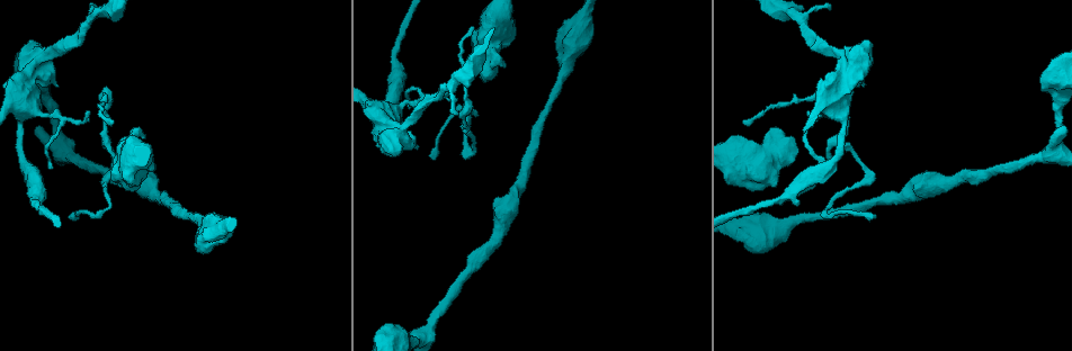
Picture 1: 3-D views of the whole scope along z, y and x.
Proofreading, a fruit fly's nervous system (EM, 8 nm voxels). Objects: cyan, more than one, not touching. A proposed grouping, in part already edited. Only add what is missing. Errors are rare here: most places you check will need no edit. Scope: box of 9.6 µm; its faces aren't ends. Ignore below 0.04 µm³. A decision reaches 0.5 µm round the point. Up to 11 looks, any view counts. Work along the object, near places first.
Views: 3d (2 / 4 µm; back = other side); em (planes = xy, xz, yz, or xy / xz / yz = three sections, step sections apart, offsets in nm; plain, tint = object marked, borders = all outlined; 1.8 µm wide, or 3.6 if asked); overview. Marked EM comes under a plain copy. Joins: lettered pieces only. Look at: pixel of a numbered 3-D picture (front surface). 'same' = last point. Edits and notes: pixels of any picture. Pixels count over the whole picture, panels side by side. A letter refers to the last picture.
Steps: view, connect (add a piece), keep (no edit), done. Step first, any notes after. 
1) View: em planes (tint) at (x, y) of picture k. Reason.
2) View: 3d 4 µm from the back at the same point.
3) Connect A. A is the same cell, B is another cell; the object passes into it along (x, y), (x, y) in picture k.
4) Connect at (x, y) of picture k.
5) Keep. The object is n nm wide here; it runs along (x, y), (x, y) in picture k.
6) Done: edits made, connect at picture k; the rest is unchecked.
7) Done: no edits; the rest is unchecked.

View: em planes (borders) at (466, 122) of picture 1. Narrows sharply.

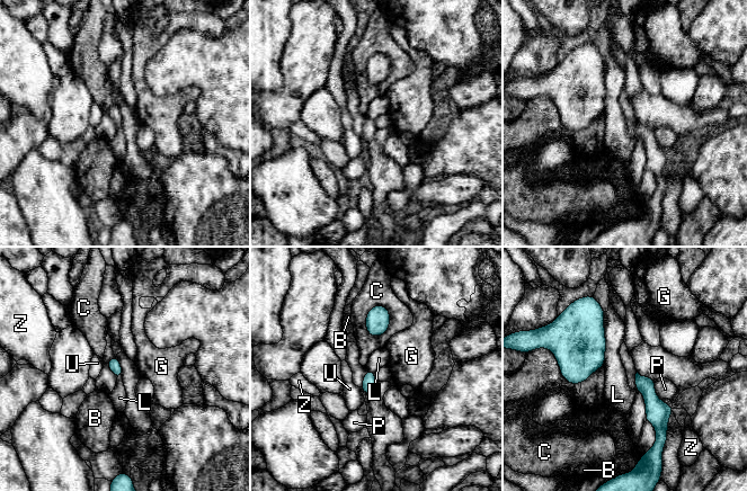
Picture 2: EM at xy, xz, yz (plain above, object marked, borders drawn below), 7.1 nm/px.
Keep. B, C, G, L, P, U and Z are other cells; a border runs along (605, 312), (605, 362), (603, 365) in picture 2; no lettered piece goes on from it.

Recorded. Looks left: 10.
View: em xz step 8 (borders) at (48, 167) of picture 1.

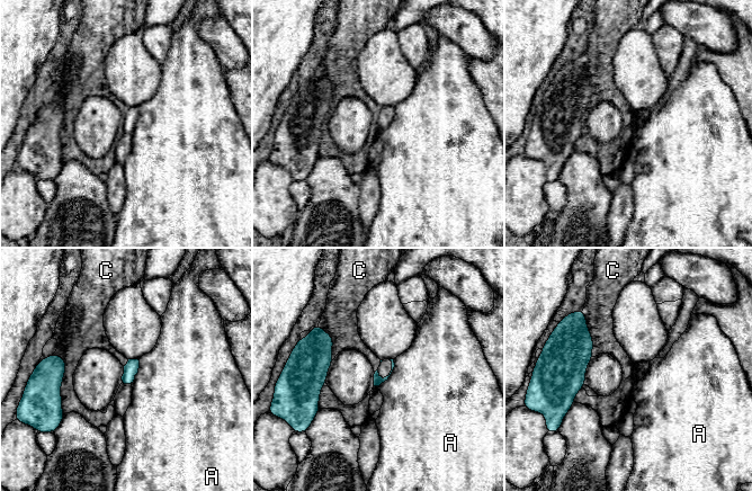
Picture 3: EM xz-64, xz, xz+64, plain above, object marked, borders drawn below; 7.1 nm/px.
View: em planes (borders) at the same point.

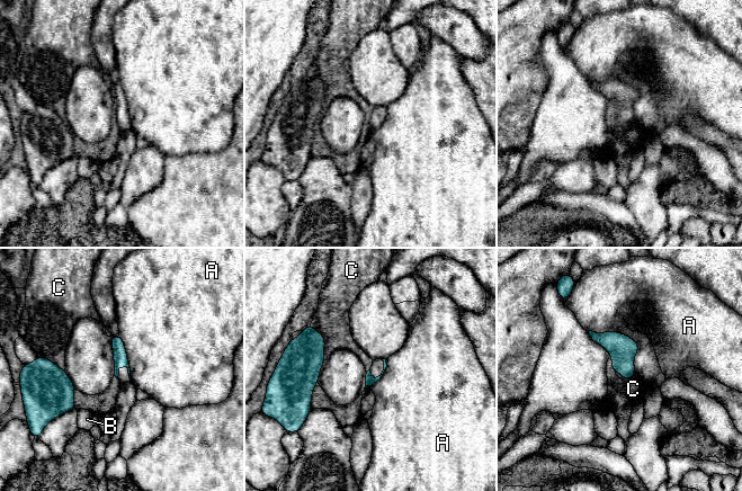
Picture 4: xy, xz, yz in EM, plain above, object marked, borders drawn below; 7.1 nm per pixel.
Keep. A, B and C are other cells; a border runs along (311, 323), (324, 339), (324, 359) in picture 4; none of them fits.

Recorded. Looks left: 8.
View: 3d 4 µm at (70, 217) of picture 1. Branch stops here.

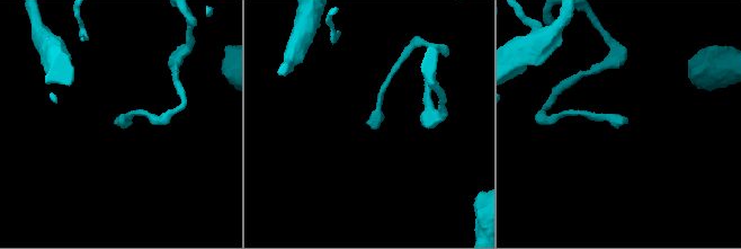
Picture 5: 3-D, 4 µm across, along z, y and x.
View: em planes (borders) at (621, 123) of picture 5.

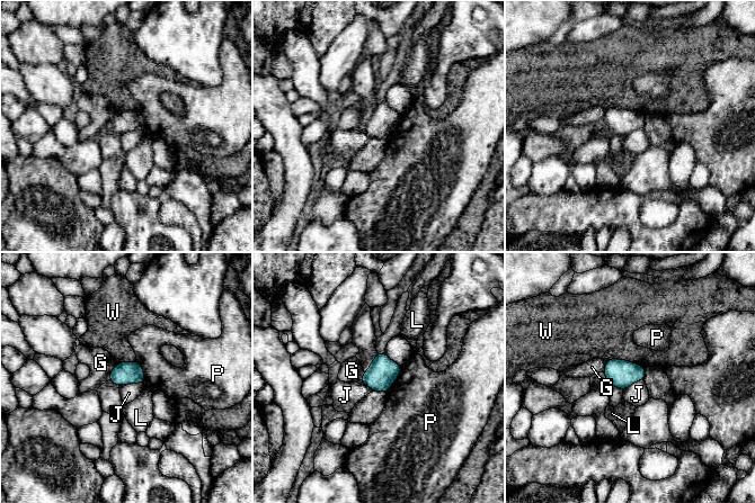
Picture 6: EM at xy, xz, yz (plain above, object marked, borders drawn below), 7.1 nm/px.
Keep. G, J, L, P and W are other cells; a border runs along (143, 384), (127, 383), (118, 387) in picture 6; no lettered piece goes on from it.

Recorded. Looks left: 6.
View: 3d 2 µm at (491, 64) of picture 1. Free end.

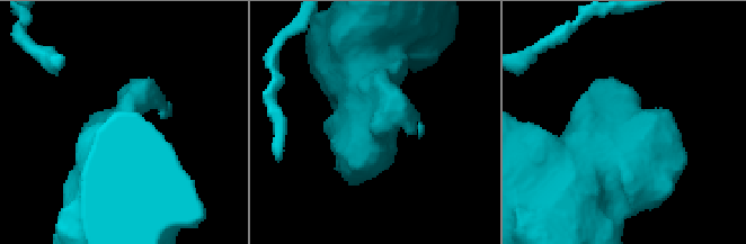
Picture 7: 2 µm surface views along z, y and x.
View: em yz step 16 (tint) at (376, 122) of picture 7.

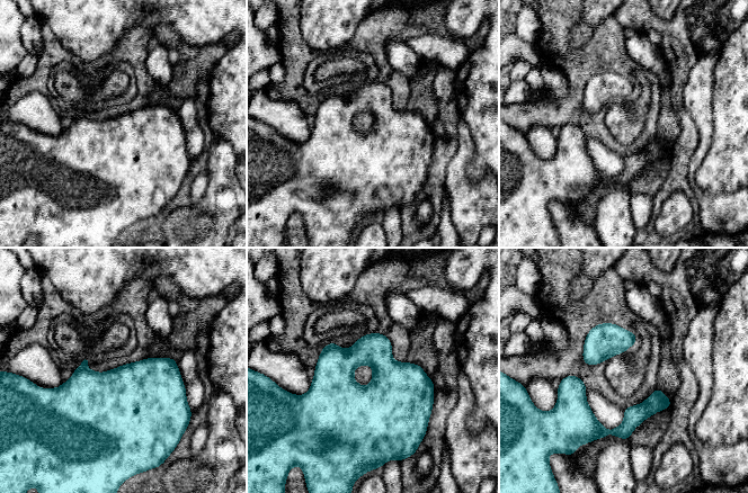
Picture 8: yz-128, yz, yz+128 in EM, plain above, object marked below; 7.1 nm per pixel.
View: em planes (borders) at the same point.

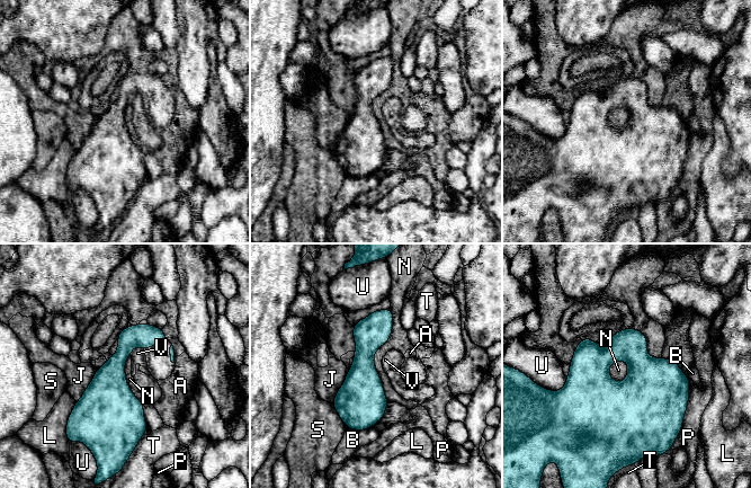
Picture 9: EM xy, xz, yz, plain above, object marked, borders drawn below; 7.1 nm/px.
Keep. A, B, J, L, N, P, S, T, U and V are other cells; a border runs along (390, 308), (374, 355), (387, 401) in picture 9; no lettered piece goes on from it.

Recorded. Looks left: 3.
Done: no edits; the rest is unchecked.

